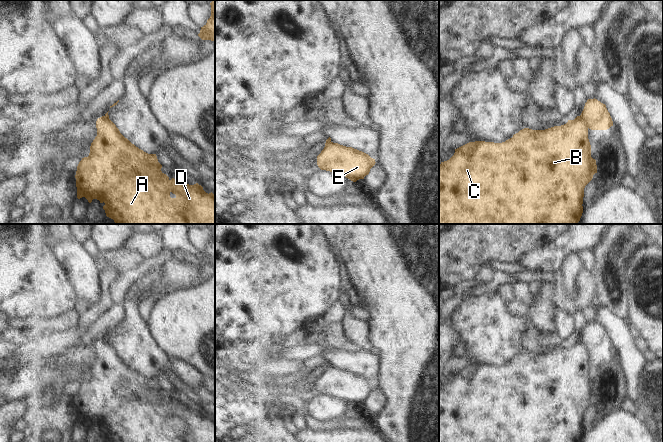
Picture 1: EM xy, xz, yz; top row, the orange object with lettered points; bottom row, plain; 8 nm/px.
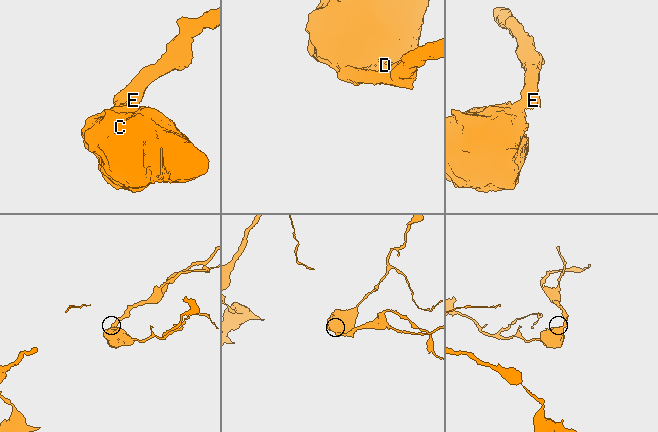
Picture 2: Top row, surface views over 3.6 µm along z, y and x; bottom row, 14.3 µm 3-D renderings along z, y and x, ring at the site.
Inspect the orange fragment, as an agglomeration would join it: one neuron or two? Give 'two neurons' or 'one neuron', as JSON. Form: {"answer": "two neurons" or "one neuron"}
{"answer": "two neurons"}

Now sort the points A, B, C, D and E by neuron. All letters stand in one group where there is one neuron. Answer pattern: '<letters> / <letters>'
A B C D / E

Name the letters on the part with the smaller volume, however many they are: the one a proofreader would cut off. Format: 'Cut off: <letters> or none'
Cut off: E

